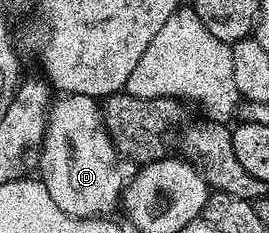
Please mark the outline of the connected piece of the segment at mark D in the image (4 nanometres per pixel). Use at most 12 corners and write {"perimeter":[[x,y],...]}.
{"perimeter":[[89,95],[47,110],[38,176],[74,217],[120,208],[128,162]]}

